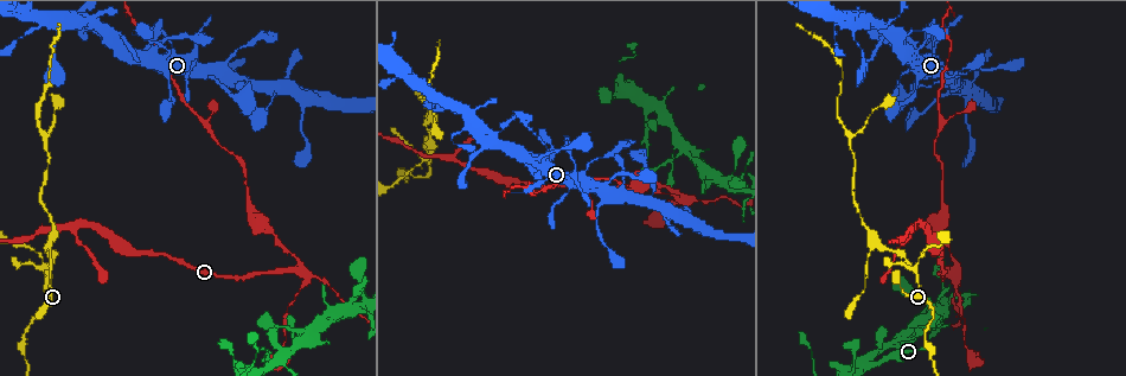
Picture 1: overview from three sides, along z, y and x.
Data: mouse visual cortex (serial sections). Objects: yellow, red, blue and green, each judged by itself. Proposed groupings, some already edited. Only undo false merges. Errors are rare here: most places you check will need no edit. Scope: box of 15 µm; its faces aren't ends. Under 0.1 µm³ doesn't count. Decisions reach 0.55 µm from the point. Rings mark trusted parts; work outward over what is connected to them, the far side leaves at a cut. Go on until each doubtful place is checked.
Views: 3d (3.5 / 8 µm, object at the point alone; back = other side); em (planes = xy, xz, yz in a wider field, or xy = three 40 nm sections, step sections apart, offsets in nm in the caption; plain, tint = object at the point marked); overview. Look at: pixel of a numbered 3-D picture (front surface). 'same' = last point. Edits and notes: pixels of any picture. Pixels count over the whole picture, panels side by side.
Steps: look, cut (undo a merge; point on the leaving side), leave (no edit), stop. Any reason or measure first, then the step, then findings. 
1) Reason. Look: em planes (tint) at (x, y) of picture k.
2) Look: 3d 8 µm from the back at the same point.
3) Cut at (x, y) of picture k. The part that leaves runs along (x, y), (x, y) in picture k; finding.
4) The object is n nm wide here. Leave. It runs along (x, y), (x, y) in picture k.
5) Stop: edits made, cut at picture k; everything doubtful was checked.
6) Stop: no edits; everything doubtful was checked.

A fork. Look: 3d 3.5 µm from the back at (870, 355) of picture 1.

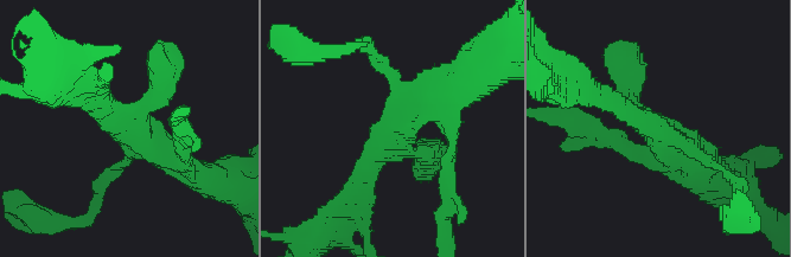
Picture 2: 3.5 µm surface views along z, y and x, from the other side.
Look: em xy step 1 (tint) at (395, 133) of picture 2.

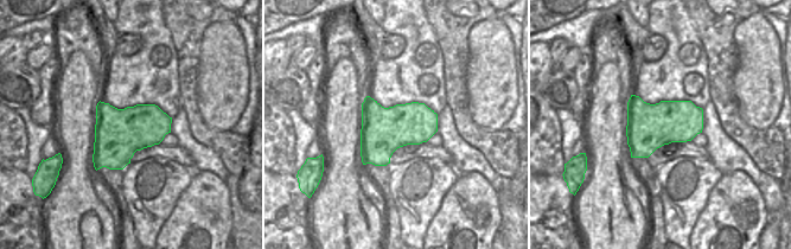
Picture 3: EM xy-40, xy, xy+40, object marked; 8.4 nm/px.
Leave. It runs along (185, 159), (109, 119), (94, 94) in picture 2; all the same cell.

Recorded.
Looks like a crossing. Look: 3d 3.5 µm at (299, 268) of picture 1.

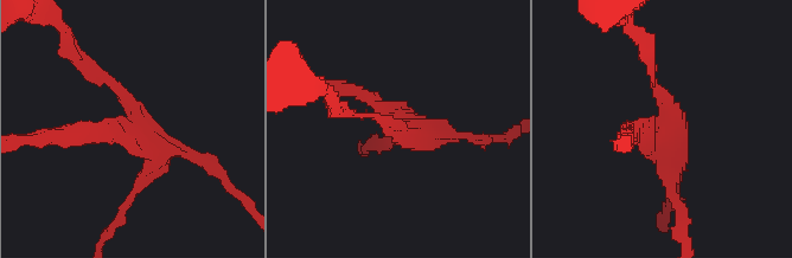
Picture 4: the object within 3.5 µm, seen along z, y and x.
4 arms meet here; the arms are 150, 150, 150, 200 nm wide. Look: em xy step 2 (tint) at (664, 132) of picture 4.

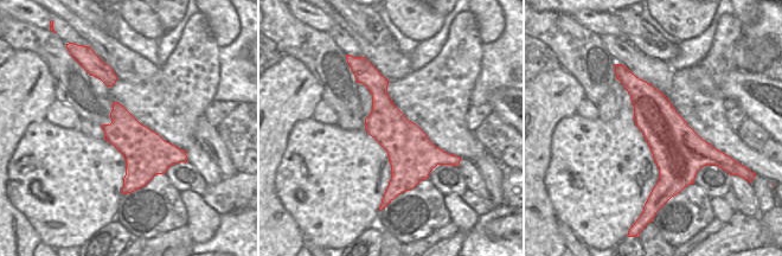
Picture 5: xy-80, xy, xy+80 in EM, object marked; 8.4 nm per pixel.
Cut at (402, 131) of picture 4. A second cell is stuck on.

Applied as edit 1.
Arms part here. Look: 3d 3.5 µm at (913, 271) of picture 1.

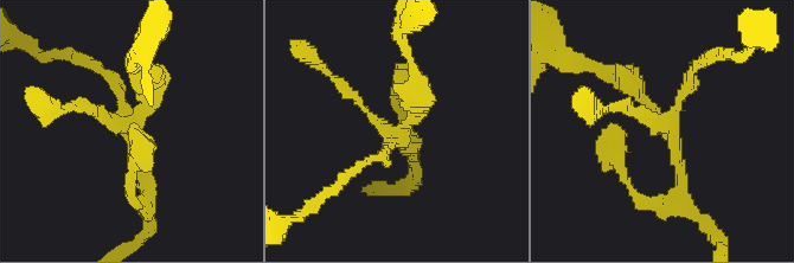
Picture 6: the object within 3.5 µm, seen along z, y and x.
Look: em xy step 2 (tint) at (398, 138) of picture 6.

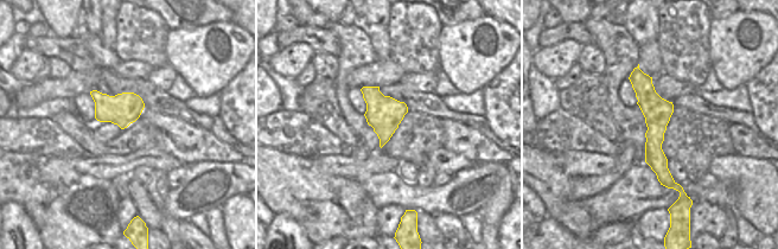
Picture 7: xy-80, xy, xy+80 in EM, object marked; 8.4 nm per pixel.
The object is 300 nm wide here. Leave. It runs along (678, 200), (672, 135), (614, 72) in picture 6; one cell here.

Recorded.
Look: 3d 3.5 µm at (46, 244) of picture 1.

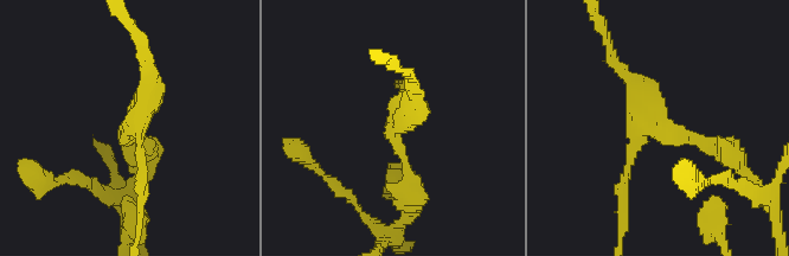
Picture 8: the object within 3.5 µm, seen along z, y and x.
Now the EM. Look: em xy step 1 (tint) at (391, 131) of picture 8.

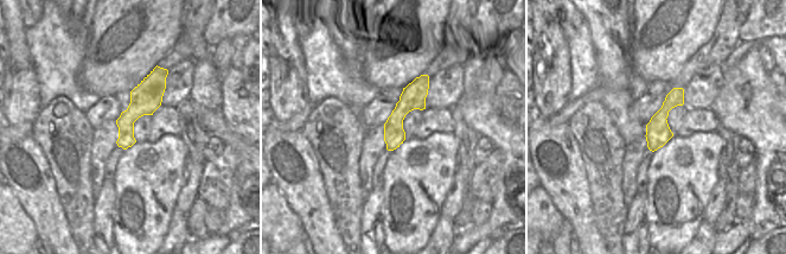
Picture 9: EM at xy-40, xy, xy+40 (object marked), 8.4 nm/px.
Leave. It runs along (733, 157), (669, 130), (621, 69) in picture 8; continuous, no second cell.

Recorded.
Look: 3d 3.5 µm at (868, 228) of picture 1.

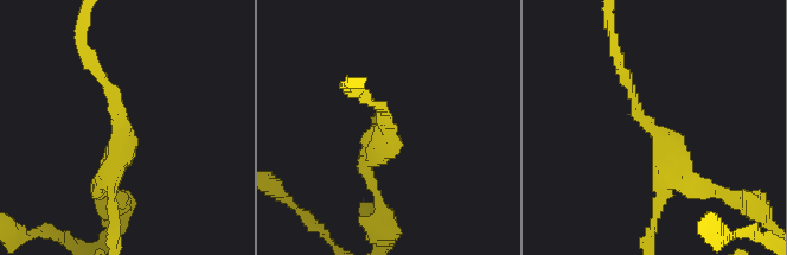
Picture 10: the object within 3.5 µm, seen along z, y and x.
The arms are 150, 200 nm wide. Look: em xy step 1 (tint) at (386, 122) of picture 10.

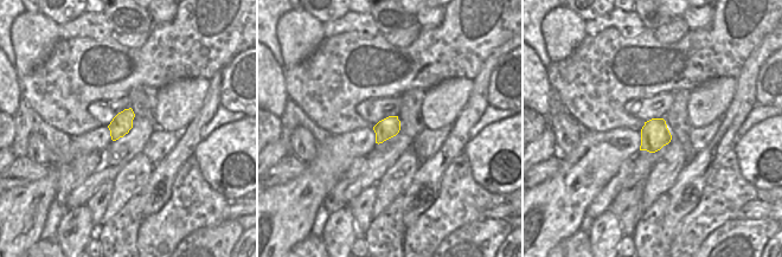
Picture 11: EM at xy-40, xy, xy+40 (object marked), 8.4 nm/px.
Leave. It runs along (696, 184), (638, 112), (620, 61) in picture 10; all the same cell.

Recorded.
Arms part here. Look: 3d 3.5 µm at (850, 139) of picture 1.

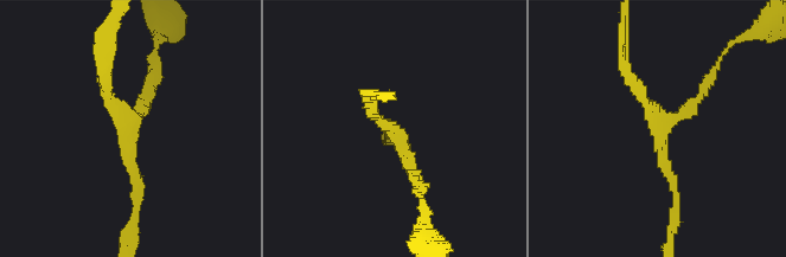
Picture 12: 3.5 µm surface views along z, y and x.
Look: em xy step 3 (tint) at (394, 132) of picture 12.

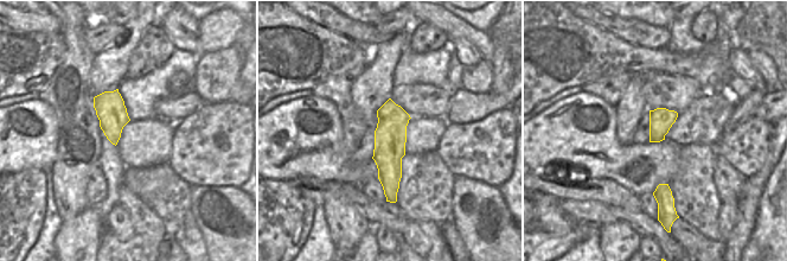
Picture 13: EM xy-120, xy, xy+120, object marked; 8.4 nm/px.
Leave. It runs along (389, 103), (390, 191), (394, 195) in picture 13; one cell here.

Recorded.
Stop: edits made, cut at picture 4; everything doubtful was checked.

